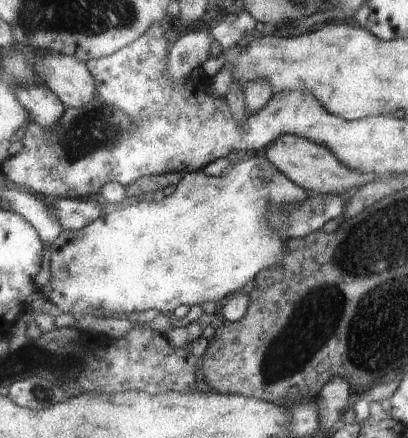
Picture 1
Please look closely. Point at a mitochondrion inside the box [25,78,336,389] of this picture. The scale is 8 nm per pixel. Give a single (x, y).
(102, 126)

